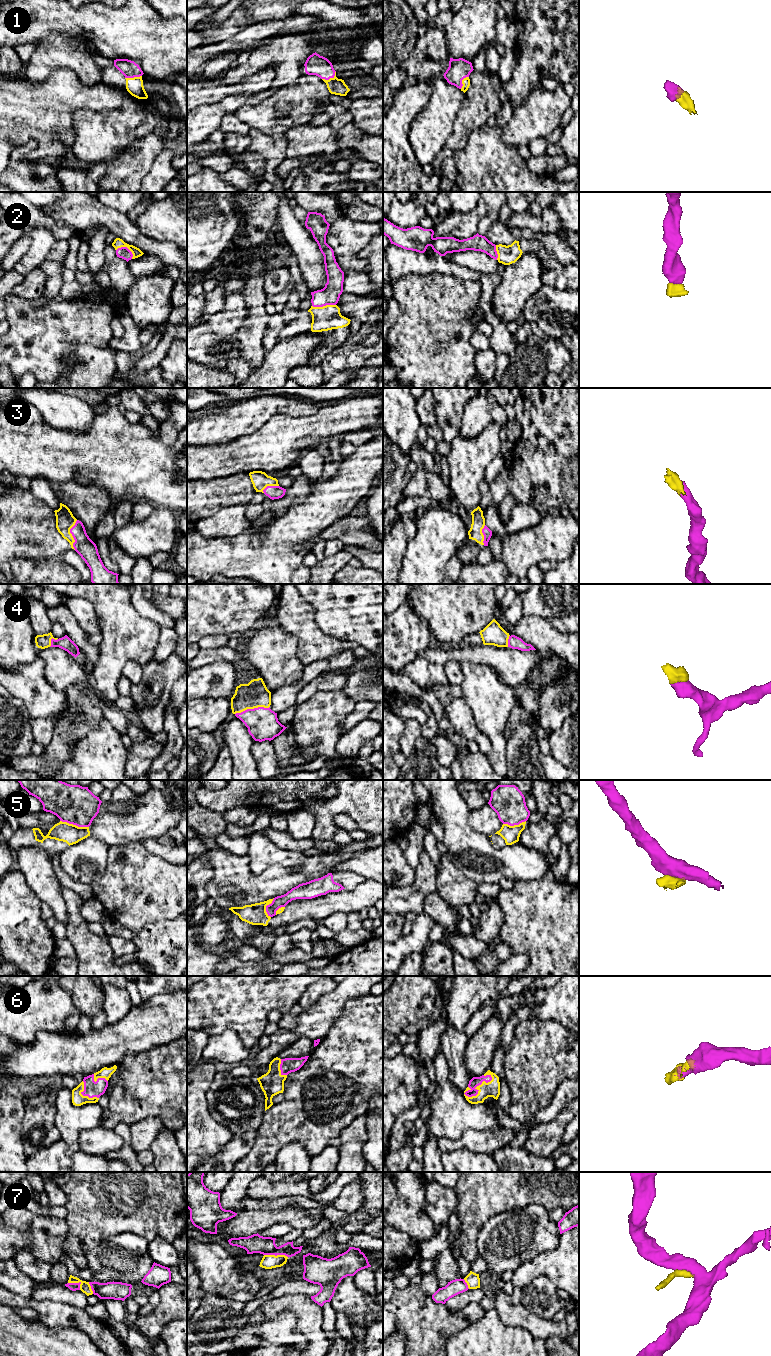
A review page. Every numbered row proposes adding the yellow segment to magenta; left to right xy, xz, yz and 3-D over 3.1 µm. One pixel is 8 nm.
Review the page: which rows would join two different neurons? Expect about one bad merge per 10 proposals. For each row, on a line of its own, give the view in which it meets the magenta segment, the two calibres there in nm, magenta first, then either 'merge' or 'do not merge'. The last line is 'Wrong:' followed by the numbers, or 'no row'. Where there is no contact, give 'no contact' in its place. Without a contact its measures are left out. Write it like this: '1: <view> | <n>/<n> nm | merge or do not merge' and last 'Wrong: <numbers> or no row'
1: xz | 160/130 nm | merge
2: xz | 160/200 nm | merge
3: xy | 160/150 nm | merge
4: xz | 260/220 nm | merge
5: xy | 320/160 nm | do not merge
6: yz | 80/130 nm | merge
7: xz | 150/110 nm | do not merge
Wrong: 5, 7

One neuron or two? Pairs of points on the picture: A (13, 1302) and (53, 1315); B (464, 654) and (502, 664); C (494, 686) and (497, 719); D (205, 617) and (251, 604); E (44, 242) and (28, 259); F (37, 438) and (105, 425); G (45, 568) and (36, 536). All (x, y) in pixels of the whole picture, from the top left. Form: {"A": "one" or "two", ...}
{"A": "one", "B": "one", "C": "one", "D": "one", "E": "one", "F": "one", "G": "two"}

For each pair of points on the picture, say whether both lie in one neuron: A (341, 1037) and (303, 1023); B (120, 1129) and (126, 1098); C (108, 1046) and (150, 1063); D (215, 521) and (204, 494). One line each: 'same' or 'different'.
A: different
B: different
C: different
D: different

